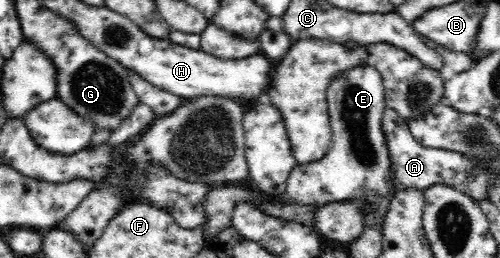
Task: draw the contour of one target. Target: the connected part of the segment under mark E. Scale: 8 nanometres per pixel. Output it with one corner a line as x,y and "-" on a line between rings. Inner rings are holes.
373,67
352,68
340,77
332,80
327,88
328,113
332,128
332,142
321,160
297,165
286,180
284,198
307,207
319,208
332,202
359,201
363,213
363,230
369,227
381,227
392,198
401,190
396,188
392,158
382,129
383,113
386,109
385,87
379,72

